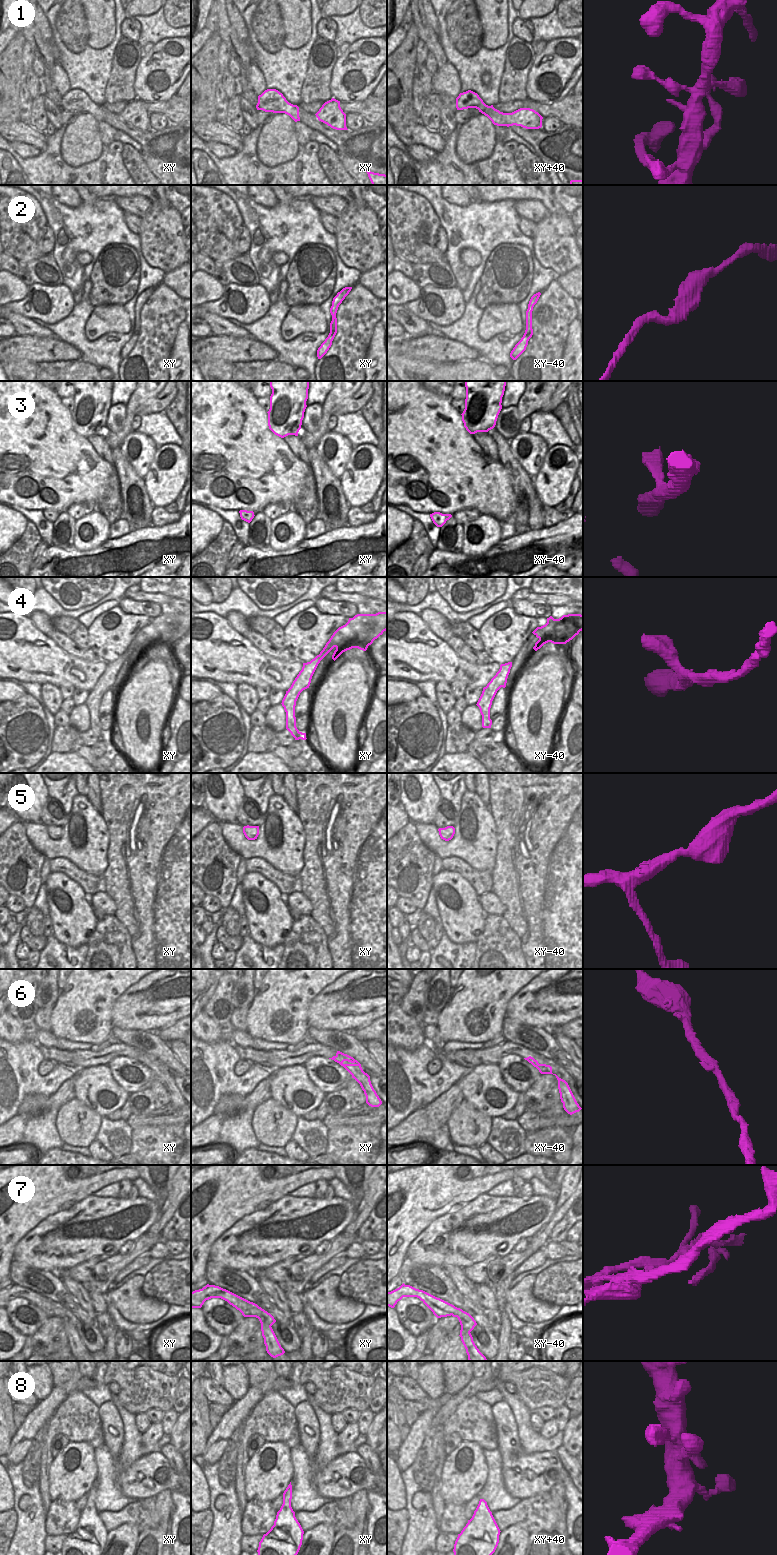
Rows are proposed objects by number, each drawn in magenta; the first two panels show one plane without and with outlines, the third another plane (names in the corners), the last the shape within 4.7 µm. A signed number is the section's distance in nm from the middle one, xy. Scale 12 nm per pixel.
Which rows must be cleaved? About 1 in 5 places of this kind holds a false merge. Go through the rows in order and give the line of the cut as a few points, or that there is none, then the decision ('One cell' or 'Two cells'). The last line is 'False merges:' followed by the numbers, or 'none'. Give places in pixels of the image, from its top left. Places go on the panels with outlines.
1: No split. One cell
2: No split. One cell
3: No split. One cell
4: No split. One cell
5: No split. One cell
6: No split. One cell
7: Split along xy (227, 1300), (251, 1307), (270, 1326). Two cells
8: No split. One cell
False merges: 7

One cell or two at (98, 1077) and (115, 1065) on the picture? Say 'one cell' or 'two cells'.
two cells

